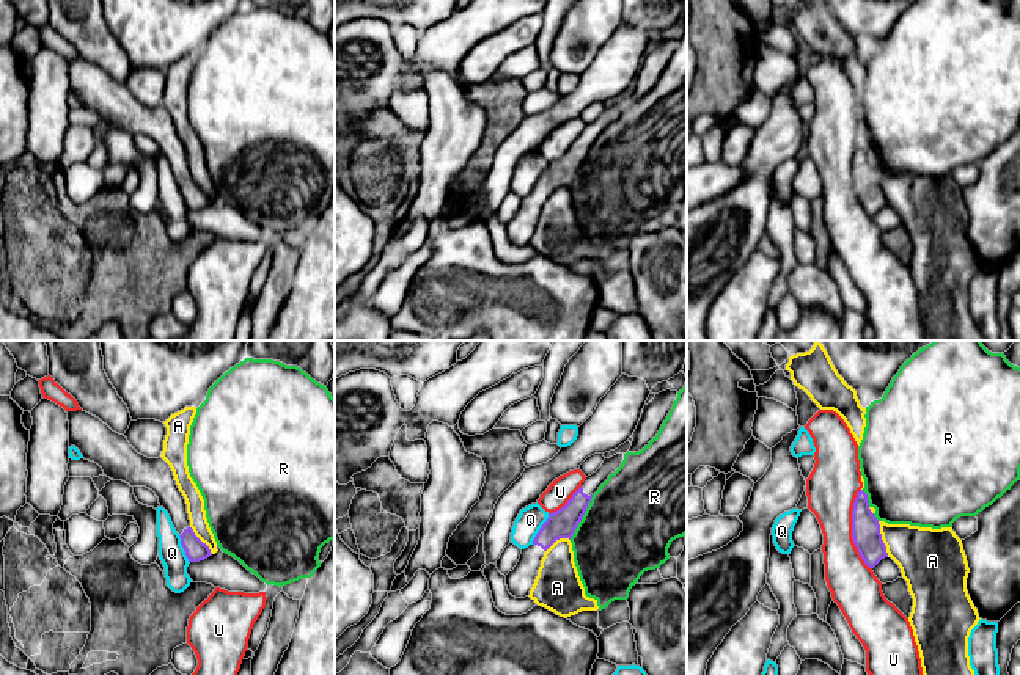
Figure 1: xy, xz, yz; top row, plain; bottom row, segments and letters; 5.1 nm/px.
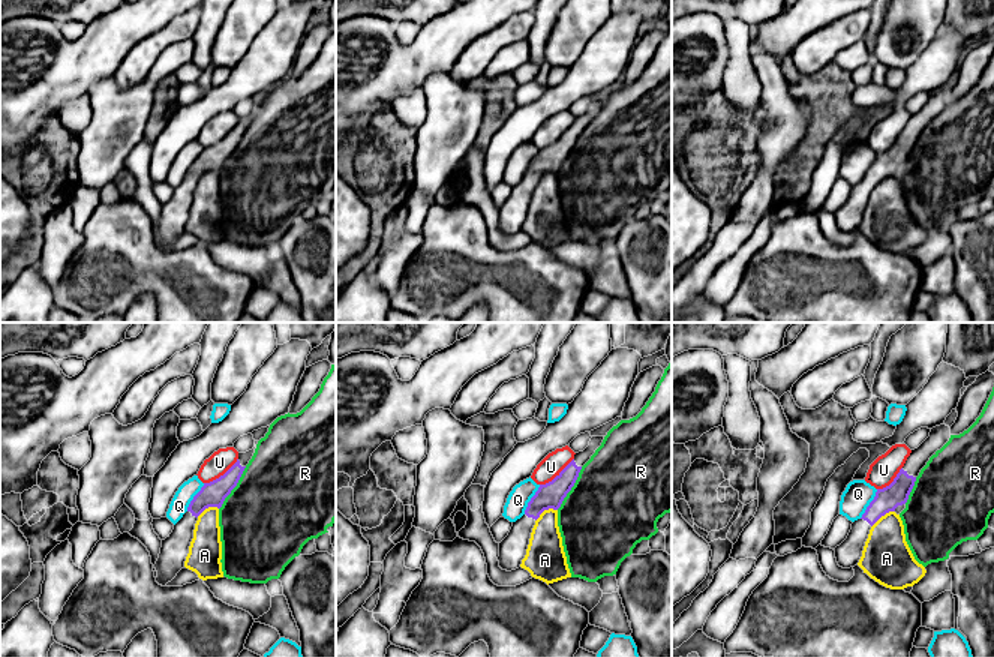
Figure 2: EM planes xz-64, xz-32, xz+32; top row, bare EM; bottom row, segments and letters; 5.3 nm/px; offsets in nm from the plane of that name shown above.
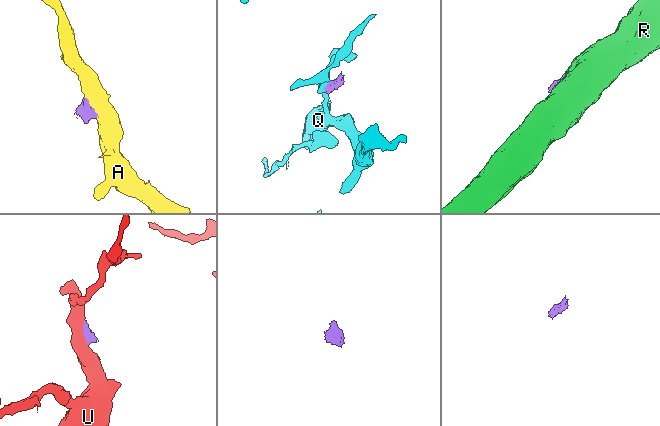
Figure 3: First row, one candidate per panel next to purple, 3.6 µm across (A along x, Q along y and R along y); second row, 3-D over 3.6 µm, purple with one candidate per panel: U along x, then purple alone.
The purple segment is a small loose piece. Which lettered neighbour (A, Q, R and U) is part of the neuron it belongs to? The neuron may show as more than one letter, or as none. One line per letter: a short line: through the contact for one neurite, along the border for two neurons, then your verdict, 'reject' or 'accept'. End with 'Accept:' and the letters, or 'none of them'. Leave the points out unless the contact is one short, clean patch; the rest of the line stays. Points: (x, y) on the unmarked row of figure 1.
A: line yz (877, 170), (888, 204); reject
Q: line xz (549, 162), (532, 192); reject
R: line xz (593, 143), (569, 187); reject
U: reject
Accept: none of them

